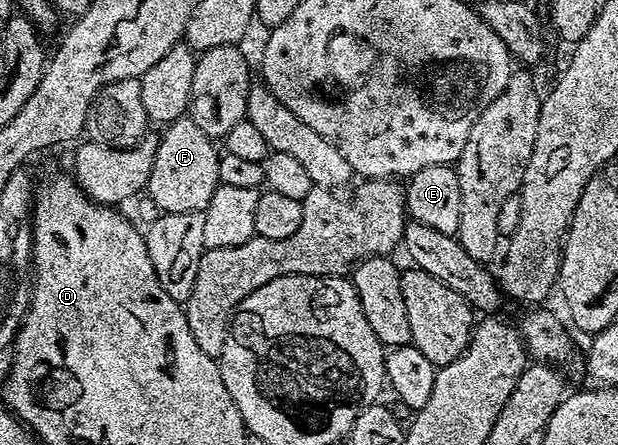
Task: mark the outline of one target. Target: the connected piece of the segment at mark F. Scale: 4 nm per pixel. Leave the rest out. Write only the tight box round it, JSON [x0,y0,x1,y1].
[145,117,219,212]

